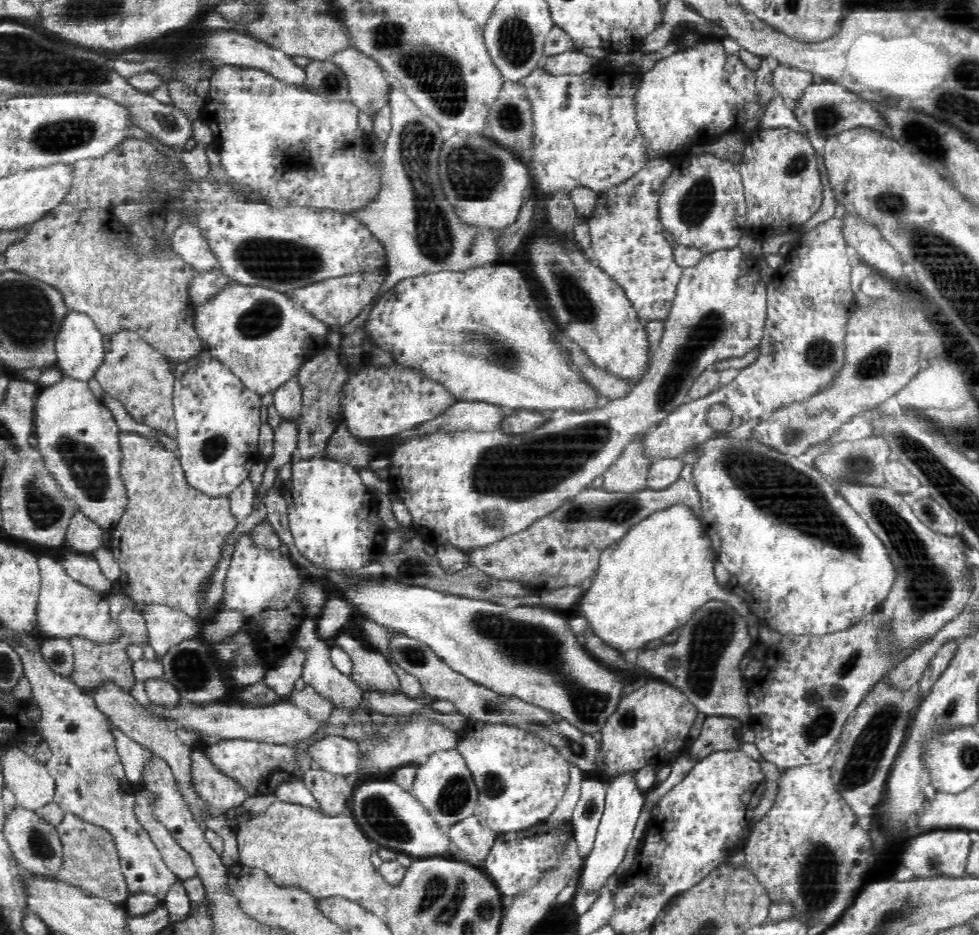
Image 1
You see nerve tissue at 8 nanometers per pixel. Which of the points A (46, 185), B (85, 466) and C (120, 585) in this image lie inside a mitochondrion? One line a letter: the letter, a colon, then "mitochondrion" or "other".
A: other
B: mitochondrion
C: other

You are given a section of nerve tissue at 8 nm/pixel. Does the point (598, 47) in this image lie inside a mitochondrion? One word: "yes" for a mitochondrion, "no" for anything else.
no

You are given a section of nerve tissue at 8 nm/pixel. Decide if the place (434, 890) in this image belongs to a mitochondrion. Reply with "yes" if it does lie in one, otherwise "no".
yes

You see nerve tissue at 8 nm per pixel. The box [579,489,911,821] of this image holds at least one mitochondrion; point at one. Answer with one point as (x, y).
(708, 637)

